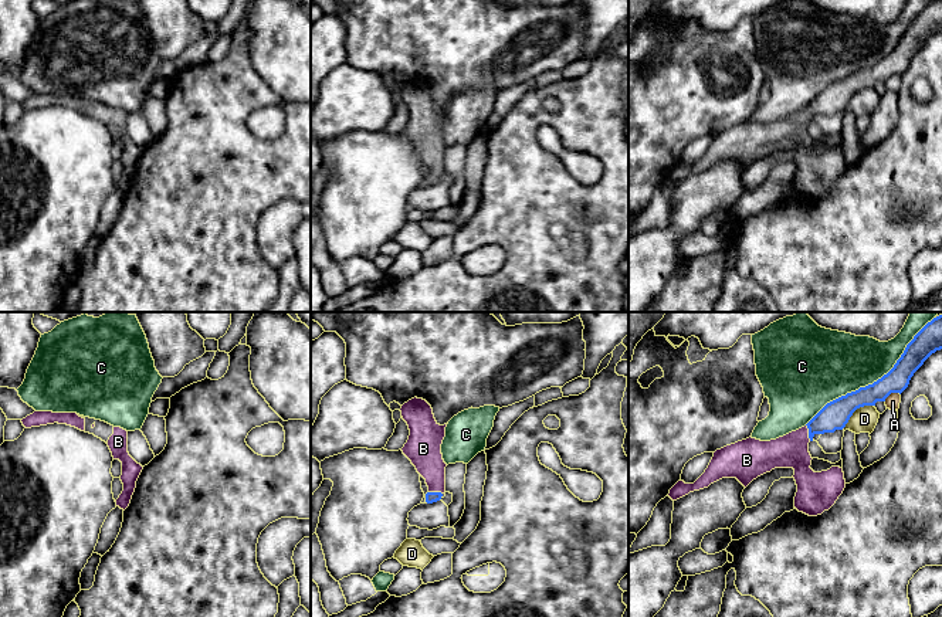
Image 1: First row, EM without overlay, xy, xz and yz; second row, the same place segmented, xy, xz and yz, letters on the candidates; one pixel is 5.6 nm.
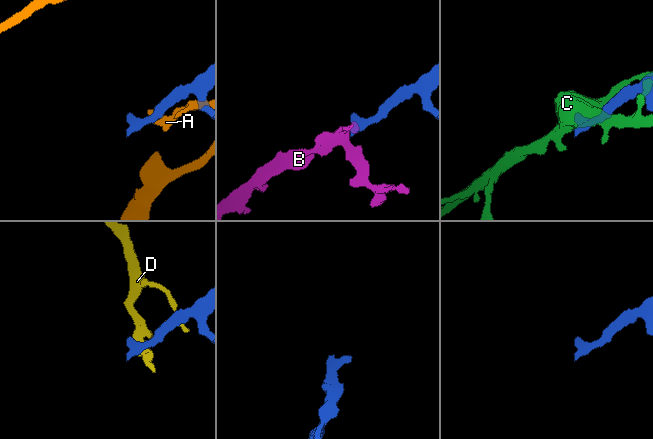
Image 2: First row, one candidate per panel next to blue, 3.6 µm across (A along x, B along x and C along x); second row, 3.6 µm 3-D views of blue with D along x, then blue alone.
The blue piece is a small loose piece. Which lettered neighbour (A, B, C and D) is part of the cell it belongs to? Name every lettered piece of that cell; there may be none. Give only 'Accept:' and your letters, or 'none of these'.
Accept: B

